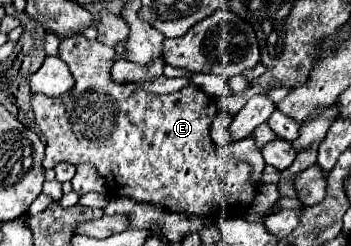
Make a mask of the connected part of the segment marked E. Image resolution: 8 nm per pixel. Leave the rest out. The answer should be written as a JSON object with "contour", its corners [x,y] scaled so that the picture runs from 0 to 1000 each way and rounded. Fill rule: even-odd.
{"contour":[[[236,142],[174,167],[168,232],[197,264],[214,313],[208,370],[179,394],[88,394],[105,508],[134,581],[123,679],[151,687],[174,654],[208,671],[259,663],[299,720],[316,793],[368,801],[499,866],[538,866],[567,882],[692,882],[726,801],[726,760],[709,736],[715,679],[675,646],[618,630],[618,581],[601,557],[601,508],[624,459],[624,402],[550,337],[481,386],[430,386],[385,346],[333,346],[311,305],[322,224],[328,199],[282,167],[259,167]]]}

